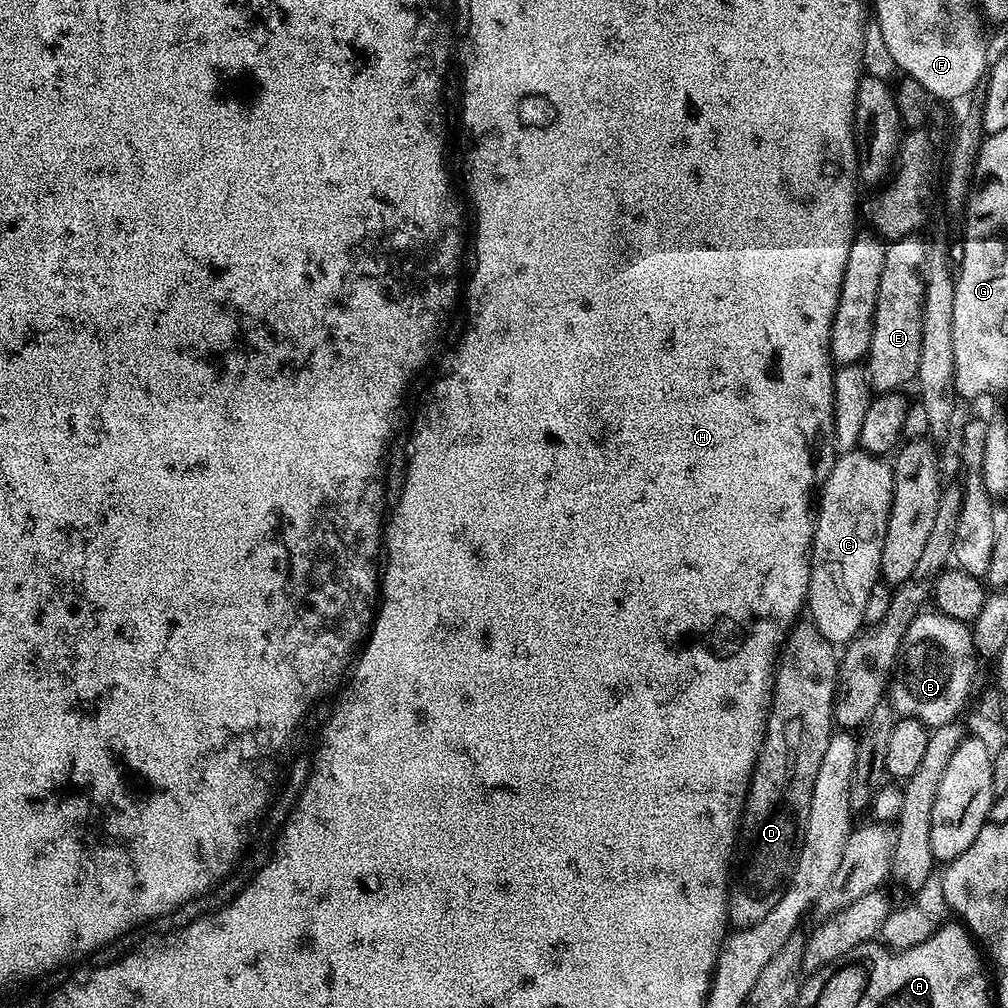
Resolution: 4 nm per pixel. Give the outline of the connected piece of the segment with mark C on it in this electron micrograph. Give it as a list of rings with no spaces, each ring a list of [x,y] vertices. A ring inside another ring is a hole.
[[[853,450],[837,455],[836,465],[830,470],[830,474],[824,479],[822,487],[818,492],[818,507],[814,512],[814,527],[812,530],[812,551],[810,553],[810,578],[808,579],[808,599],[806,601],[807,611],[813,624],[818,626],[818,630],[833,644],[833,646],[843,646],[849,640],[855,638],[856,633],[865,627],[864,611],[866,610],[866,598],[870,598],[870,590],[881,579],[880,563],[882,562],[882,546],[886,542],[886,526],[890,518],[890,506],[892,505],[892,466],[887,459],[871,456],[863,450]]]

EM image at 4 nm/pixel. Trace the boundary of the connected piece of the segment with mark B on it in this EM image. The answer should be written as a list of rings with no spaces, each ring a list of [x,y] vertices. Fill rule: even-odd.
[[[922,610],[910,622],[910,630],[902,638],[900,653],[896,656],[893,680],[889,685],[888,700],[897,717],[922,722],[929,730],[953,723],[963,710],[972,692],[972,679],[976,676],[977,657],[972,646],[972,629],[963,620],[945,616],[939,610]]]

